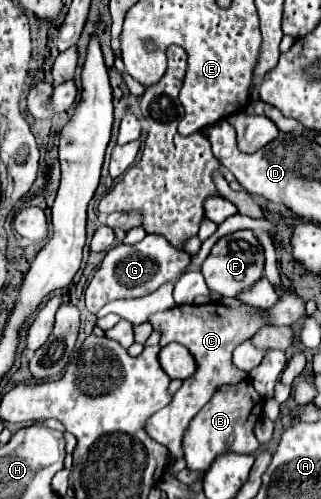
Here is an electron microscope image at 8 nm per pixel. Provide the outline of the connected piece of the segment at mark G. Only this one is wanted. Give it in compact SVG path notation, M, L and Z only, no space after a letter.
M147 235L141 243L135 245L117 245L103 259L101 267L93 275L91 283L85 289L85 303L91 313L97 313L105 303L115 299L135 299L145 297L157 291L167 281L177 281L183 269L189 265L189 257L183 255L181 249L171 247L165 237Z

